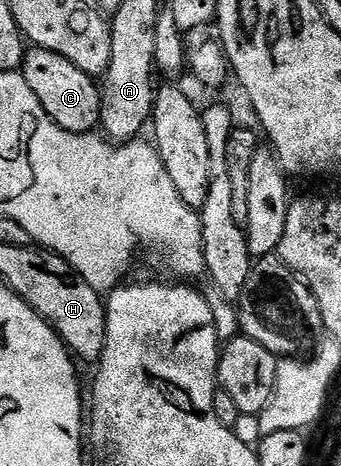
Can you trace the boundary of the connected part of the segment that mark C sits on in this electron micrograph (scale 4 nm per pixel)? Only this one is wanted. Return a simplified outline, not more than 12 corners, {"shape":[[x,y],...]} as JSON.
{"shape":[[33,46],[25,85],[57,128],[100,127],[101,88],[74,61]]}

